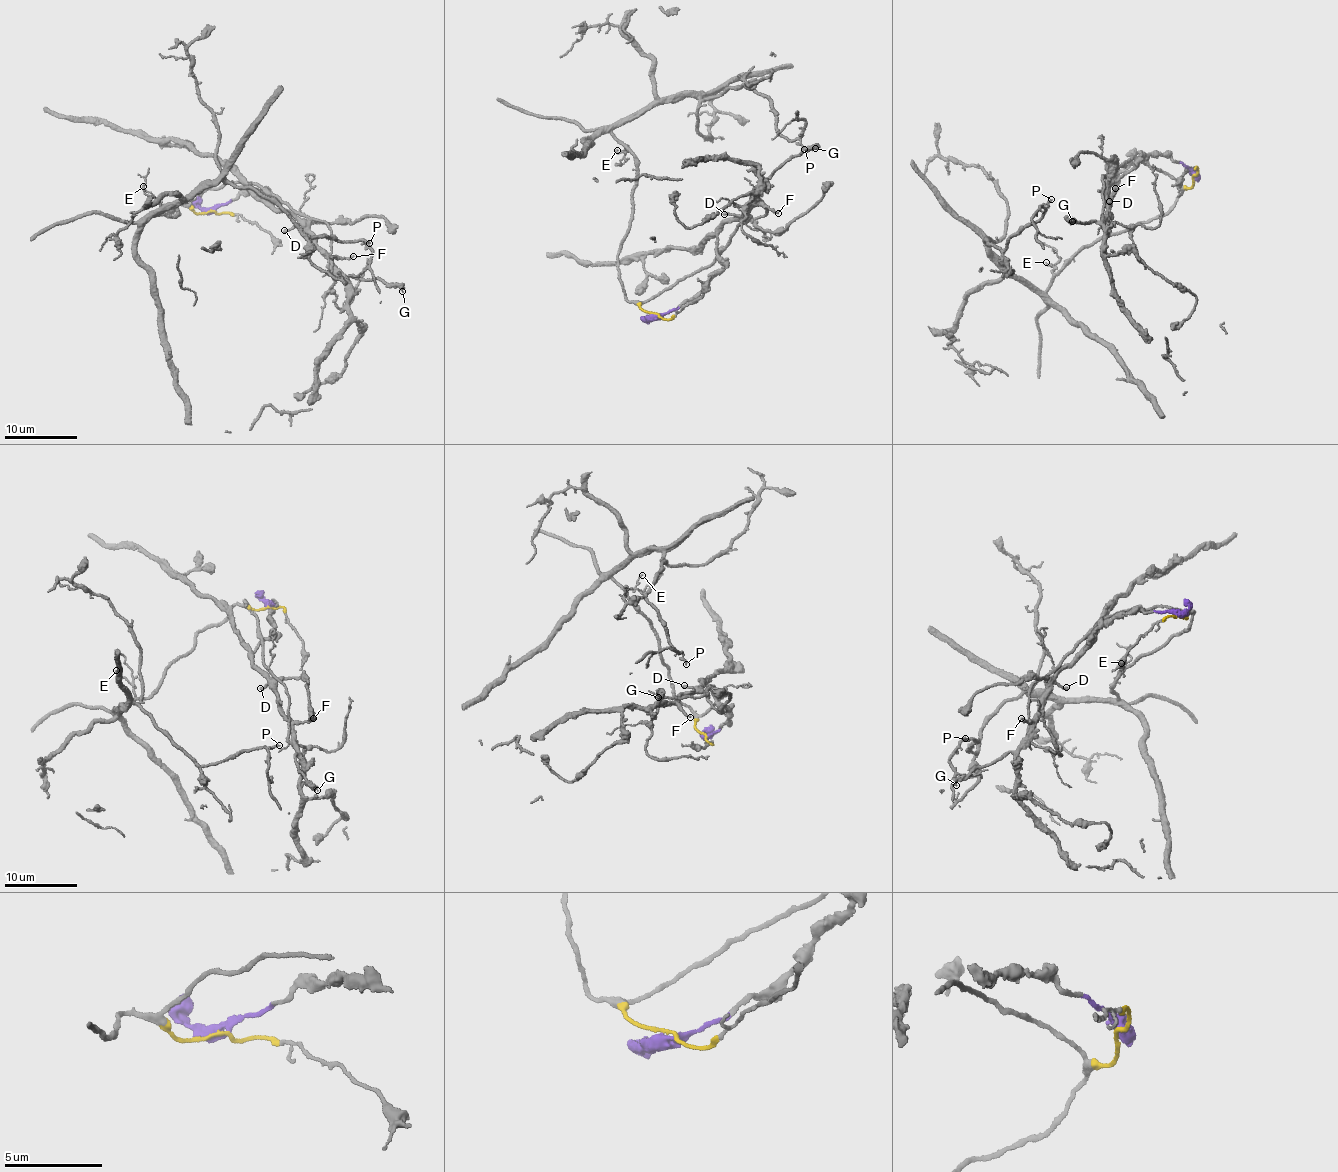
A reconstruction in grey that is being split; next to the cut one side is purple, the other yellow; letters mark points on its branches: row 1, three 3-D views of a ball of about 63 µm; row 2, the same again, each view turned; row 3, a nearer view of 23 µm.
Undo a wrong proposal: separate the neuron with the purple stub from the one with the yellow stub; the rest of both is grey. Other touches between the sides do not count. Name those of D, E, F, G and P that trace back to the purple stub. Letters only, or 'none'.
D, F, G

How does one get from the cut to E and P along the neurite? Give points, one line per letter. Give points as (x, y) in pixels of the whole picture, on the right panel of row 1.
E: (1194, 176), (1192, 185), (1169, 211), (1099, 237), (1071, 257), (1060, 271), (1053, 273), (1046, 262)
P: (1194, 176), (1169, 211), (1099, 237), (1041, 290), (984, 240), (1003, 250), (1052, 200)

